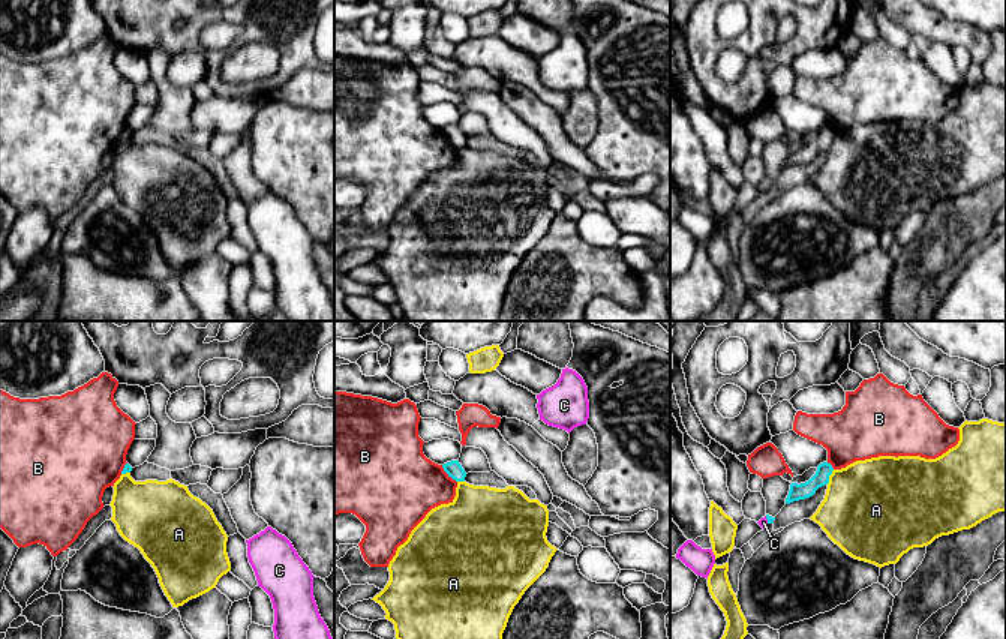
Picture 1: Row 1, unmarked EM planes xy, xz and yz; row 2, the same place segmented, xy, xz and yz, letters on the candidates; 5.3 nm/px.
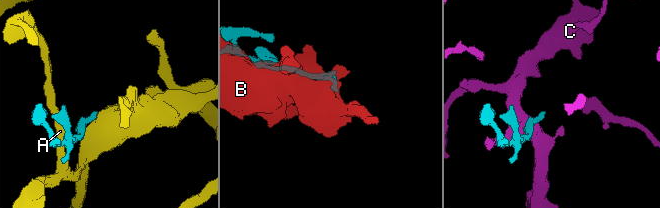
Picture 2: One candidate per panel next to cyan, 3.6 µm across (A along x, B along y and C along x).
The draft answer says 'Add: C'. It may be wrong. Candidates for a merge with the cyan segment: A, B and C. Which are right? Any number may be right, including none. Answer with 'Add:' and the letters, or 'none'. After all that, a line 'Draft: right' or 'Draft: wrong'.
Add: C
Draft: right

